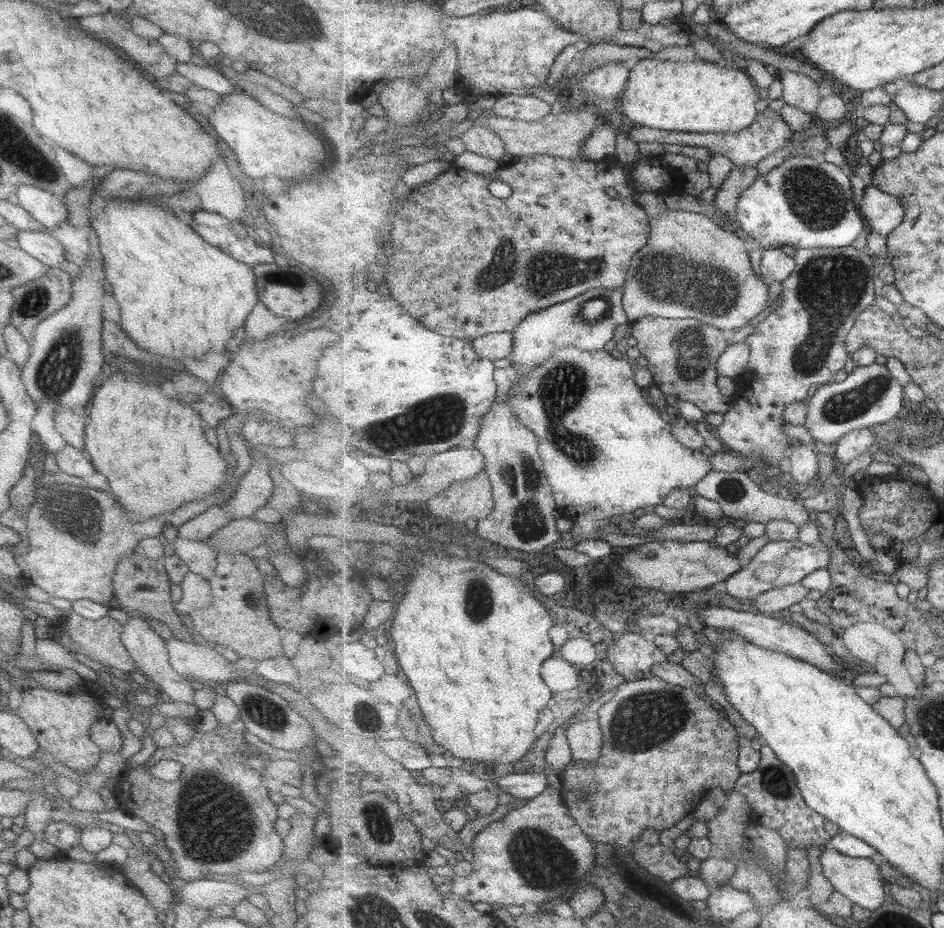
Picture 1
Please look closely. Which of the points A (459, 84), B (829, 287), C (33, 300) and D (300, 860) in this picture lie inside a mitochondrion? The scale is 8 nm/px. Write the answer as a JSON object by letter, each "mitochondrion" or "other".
{"A":"other","B":"mitochondrion","C":"mitochondrion","D":"other"}

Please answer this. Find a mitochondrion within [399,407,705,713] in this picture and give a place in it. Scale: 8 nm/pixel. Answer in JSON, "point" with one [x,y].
{"point":[529,521]}

